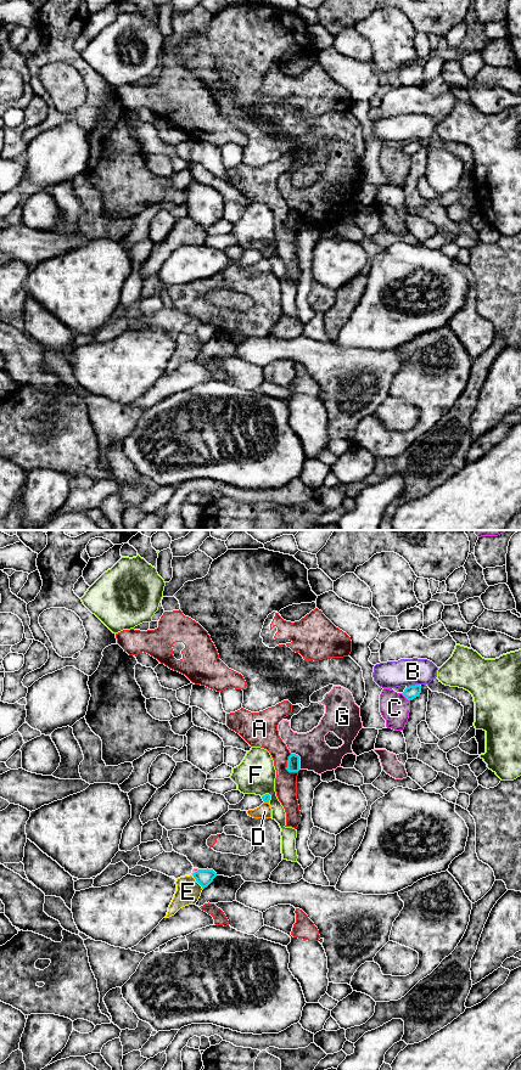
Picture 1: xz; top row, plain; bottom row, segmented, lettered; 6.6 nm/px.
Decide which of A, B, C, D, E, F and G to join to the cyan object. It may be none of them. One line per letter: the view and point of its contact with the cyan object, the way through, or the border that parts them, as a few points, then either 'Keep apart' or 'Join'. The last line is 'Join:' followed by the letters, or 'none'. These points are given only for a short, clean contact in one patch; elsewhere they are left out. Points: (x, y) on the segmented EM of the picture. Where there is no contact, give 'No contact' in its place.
A: Touches cyan at xz (286, 767). Keep apart
B: Touches cyan at xz (413, 686). Keep apart
C: Touches cyan at xz (405, 697). Boundary: xz (401, 693), (409, 700). Keep apart
D: Touches cyan at xz (267, 801). Keep apart
E: Touches cyan at xz (196, 880). Boundary: xz (191, 874), (202, 889). Keep apart
F: Touches cyan at xz (269, 795). Keep apart
G: Touches cyan at xz (298, 759). Keep apart
Join: none

